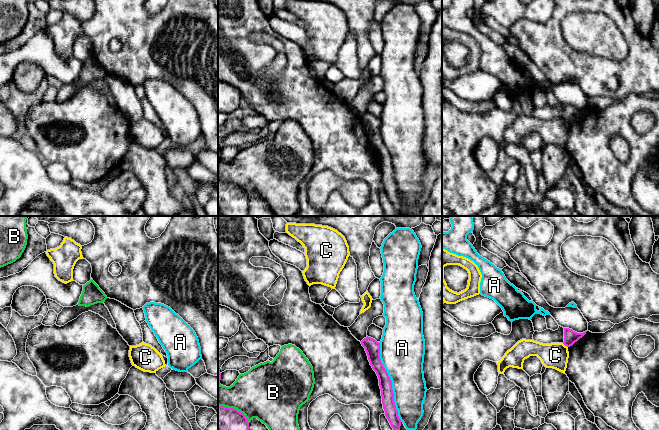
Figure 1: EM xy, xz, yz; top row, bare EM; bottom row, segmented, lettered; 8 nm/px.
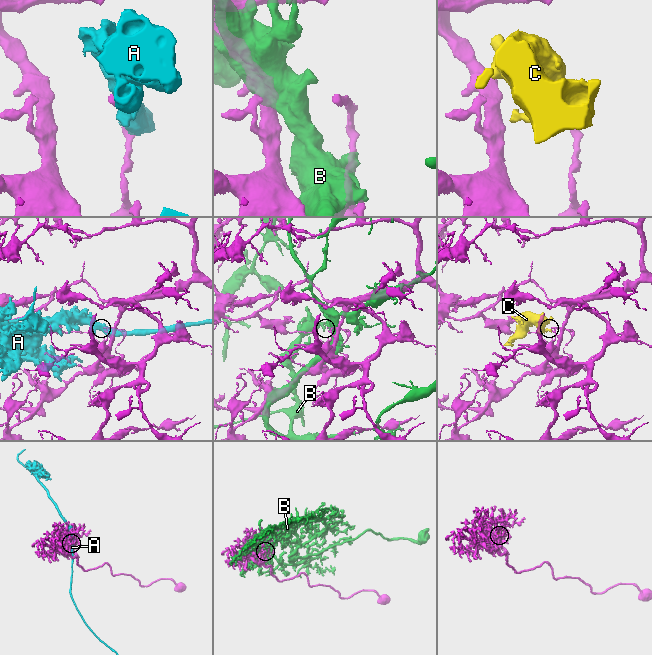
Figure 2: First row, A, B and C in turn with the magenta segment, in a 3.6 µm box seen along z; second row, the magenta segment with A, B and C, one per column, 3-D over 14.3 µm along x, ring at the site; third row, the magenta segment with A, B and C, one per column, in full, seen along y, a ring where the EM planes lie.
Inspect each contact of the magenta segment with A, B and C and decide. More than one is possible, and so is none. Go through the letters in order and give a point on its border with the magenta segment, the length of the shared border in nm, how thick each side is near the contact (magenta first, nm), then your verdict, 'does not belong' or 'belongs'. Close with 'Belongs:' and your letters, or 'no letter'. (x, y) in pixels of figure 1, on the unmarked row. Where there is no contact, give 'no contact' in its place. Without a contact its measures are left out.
A: xz (391, 158) | 650 nm | 110/360 nm | does not belong
B: xz (235, 185) | 300 nm | 260/400 nm | does not belong
C: yz (565, 121) | 60 nm | 110/200 nm | does not belong
Belongs: no letter

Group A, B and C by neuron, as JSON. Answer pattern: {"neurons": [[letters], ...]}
{"neurons": [["A"], ["B"], ["C"]]}

